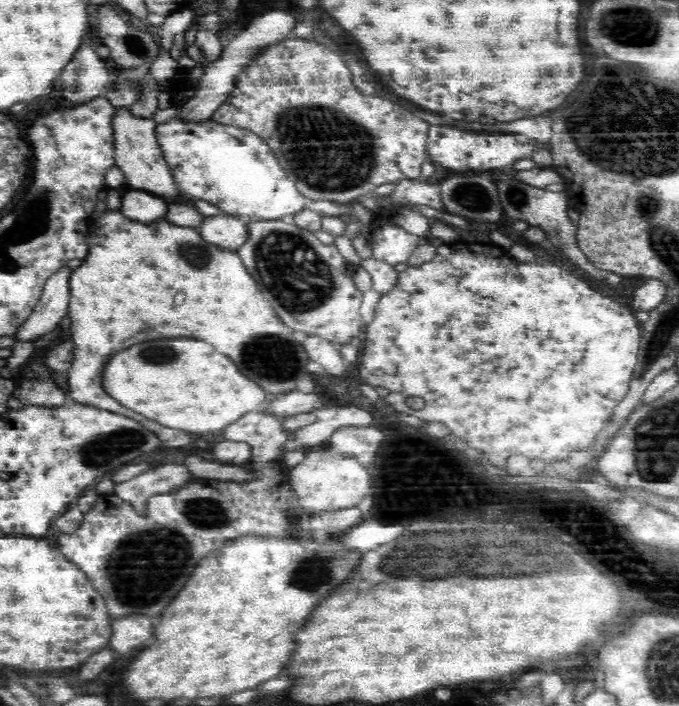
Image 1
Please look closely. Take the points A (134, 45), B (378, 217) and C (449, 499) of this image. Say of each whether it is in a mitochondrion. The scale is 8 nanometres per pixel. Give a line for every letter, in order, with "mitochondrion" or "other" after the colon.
A: mitochondrion
B: other
C: other

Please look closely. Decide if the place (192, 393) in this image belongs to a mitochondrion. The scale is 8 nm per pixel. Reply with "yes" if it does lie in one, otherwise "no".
no

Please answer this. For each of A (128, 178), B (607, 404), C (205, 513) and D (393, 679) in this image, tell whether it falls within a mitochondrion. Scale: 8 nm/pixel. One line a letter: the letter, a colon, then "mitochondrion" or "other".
A: other
B: other
C: mitochondrion
D: other

